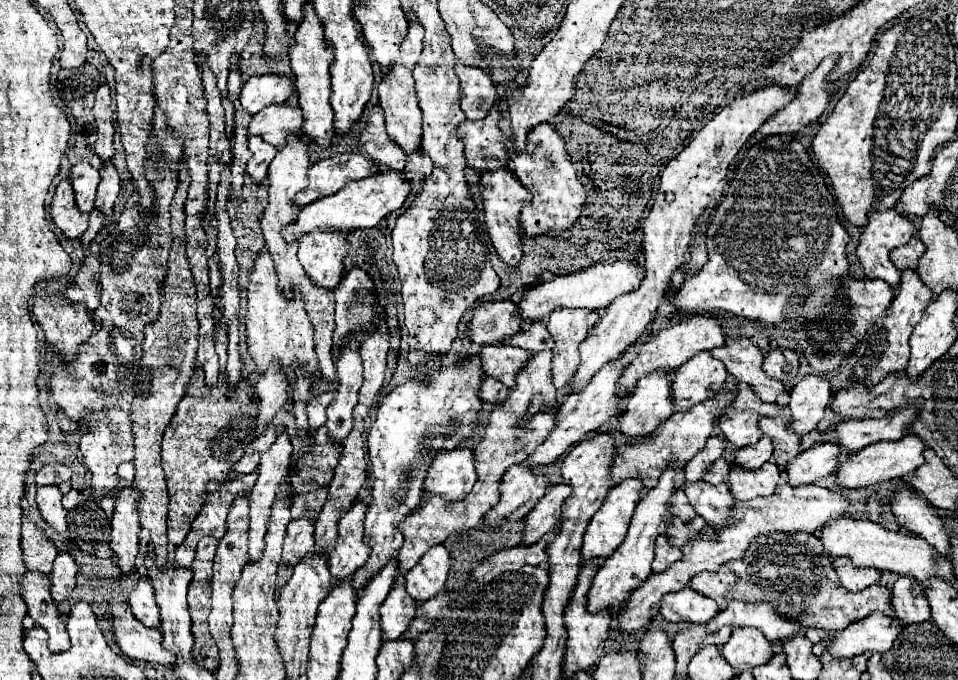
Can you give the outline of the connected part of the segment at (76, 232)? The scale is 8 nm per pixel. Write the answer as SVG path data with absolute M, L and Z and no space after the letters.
M69 179L57 185L57 191L51 201L51 217L55 225L71 239L81 237L89 225L89 213L79 211Z

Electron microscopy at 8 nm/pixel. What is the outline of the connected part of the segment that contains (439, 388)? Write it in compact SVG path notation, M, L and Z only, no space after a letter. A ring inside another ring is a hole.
M471 355L457 367L441 367L437 359L431 359L421 379L411 379L405 385L395 387L383 399L367 437L375 475L371 489L373 503L365 521L365 535L367 543L371 543L371 555L363 565L365 573L353 573L355 591L361 591L361 587L365 587L363 583L367 583L367 579L375 575L401 547L403 535L399 531L399 523L407 513L419 507L423 497L423 481L435 453L439 449L455 449L471 435L471 425L477 421L477 411L481 409L481 379L483 371L477 355ZM405 501L409 501L409 505L405 505Z

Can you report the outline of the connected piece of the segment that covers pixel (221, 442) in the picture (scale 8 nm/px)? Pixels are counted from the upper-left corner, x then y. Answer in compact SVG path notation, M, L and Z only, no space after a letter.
M199 367L199 373L195 375L195 379L189 383L185 397L181 399L181 403L177 405L177 413L173 415L171 423L167 425L165 433L163 433L163 471L167 477L167 485L169 485L169 519L167 519L167 529L169 529L169 543L173 547L179 547L189 529L193 519L199 515L201 505L205 501L207 495L207 483L209 481L225 481L233 469L233 465L241 459L245 447L253 441L255 437L255 415L257 415L257 397L249 395L249 385L243 379L237 387L237 391L233 391L231 395L227 393L227 383L219 381L213 389L205 387L203 381L203 371Z

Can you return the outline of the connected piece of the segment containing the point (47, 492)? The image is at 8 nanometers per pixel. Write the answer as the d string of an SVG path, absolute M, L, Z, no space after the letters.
M41 485L37 487L37 505L39 505L39 511L43 515L43 519L59 533L63 535L67 531L67 511L63 509L61 505L61 489L57 485Z

